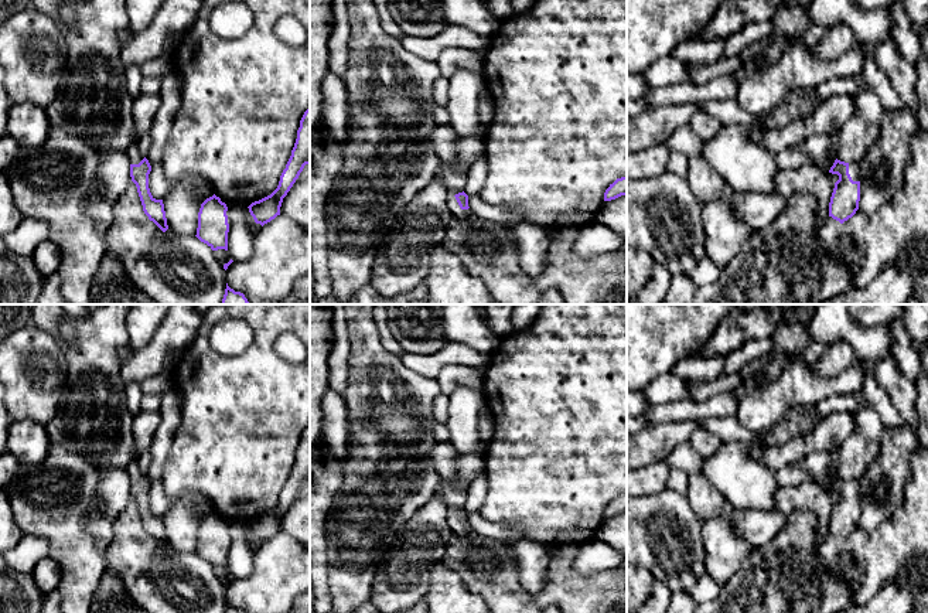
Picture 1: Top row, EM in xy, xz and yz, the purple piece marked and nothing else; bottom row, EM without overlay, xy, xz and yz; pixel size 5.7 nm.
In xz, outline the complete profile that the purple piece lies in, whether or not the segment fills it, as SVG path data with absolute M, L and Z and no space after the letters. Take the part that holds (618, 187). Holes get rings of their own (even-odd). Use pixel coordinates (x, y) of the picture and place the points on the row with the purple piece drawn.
M627 177L617 178L604 193L604 201L627 195Z

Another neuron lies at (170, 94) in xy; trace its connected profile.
M175 69L161 78L161 91L158 95L161 98L161 105L150 127L151 144L147 157L150 166L161 163L174 116L181 105L181 81Z

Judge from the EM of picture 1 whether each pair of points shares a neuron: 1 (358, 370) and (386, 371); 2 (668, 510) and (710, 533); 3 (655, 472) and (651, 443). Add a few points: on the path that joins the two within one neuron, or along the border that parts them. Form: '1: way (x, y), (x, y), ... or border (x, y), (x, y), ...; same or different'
1: way (365, 370), (379, 371); same
2: border (702, 523), (702, 544), (706, 561); different
3: border (669, 459), (650, 463), (641, 469); different

